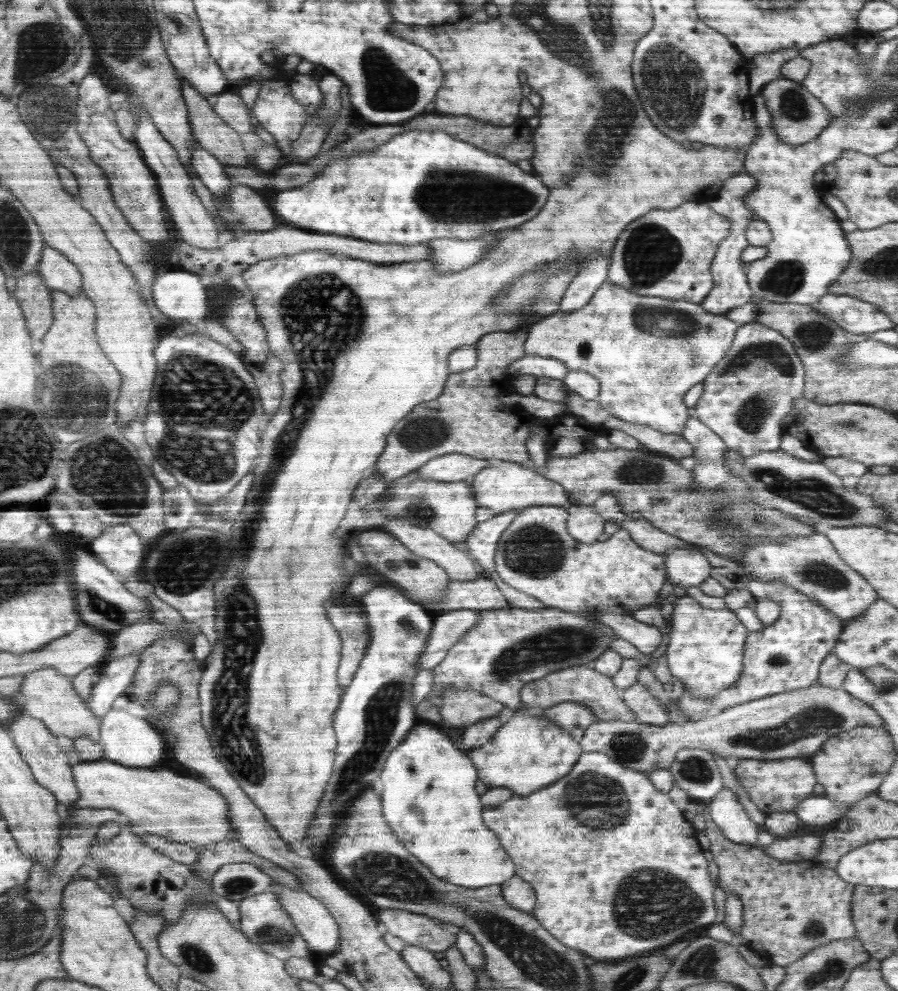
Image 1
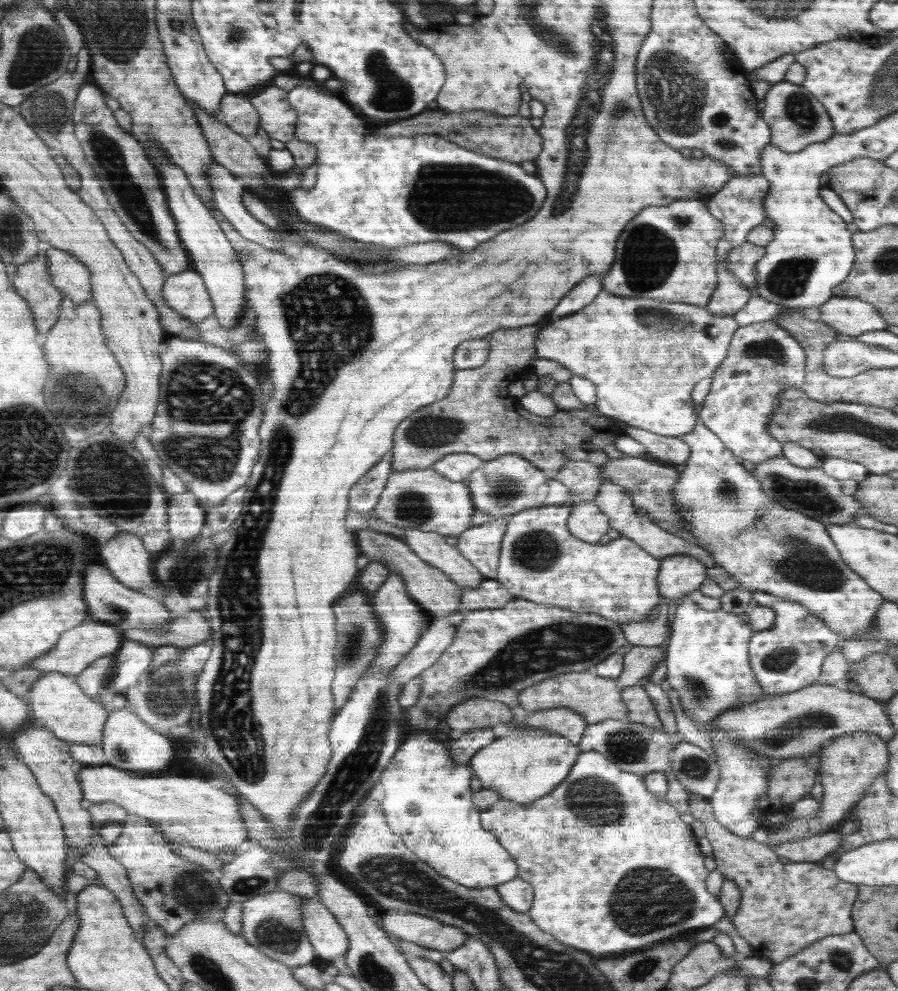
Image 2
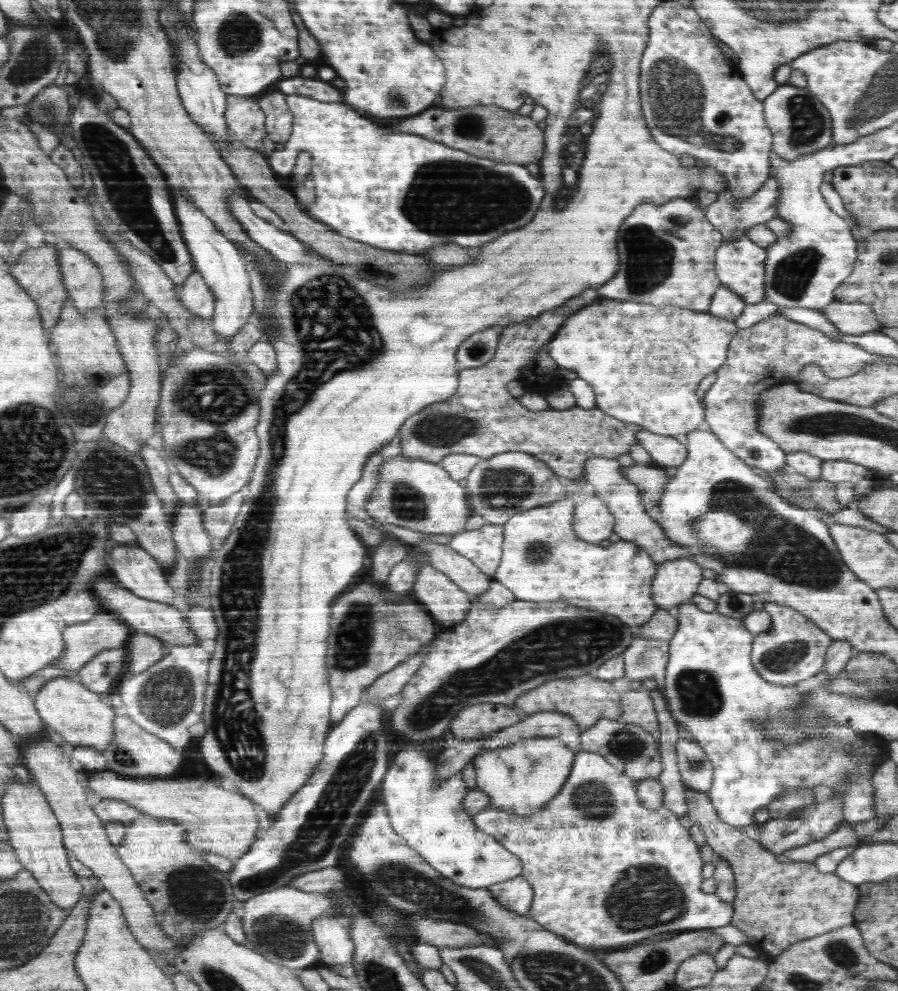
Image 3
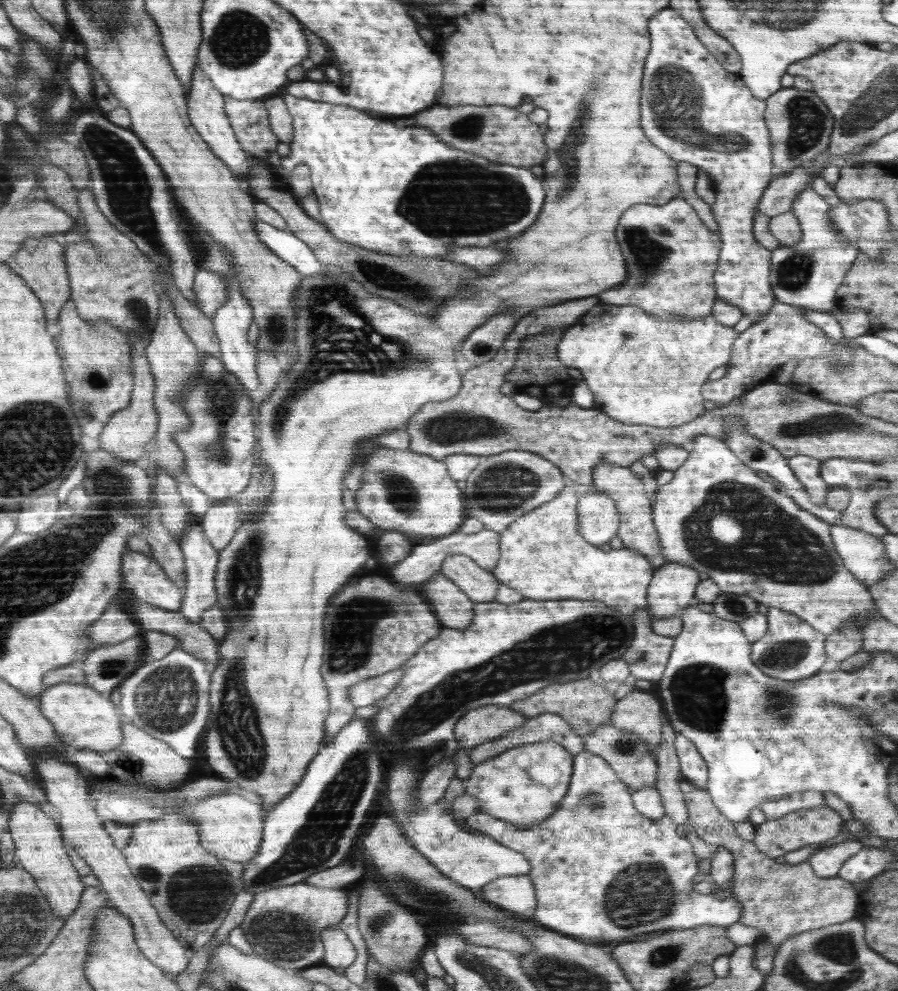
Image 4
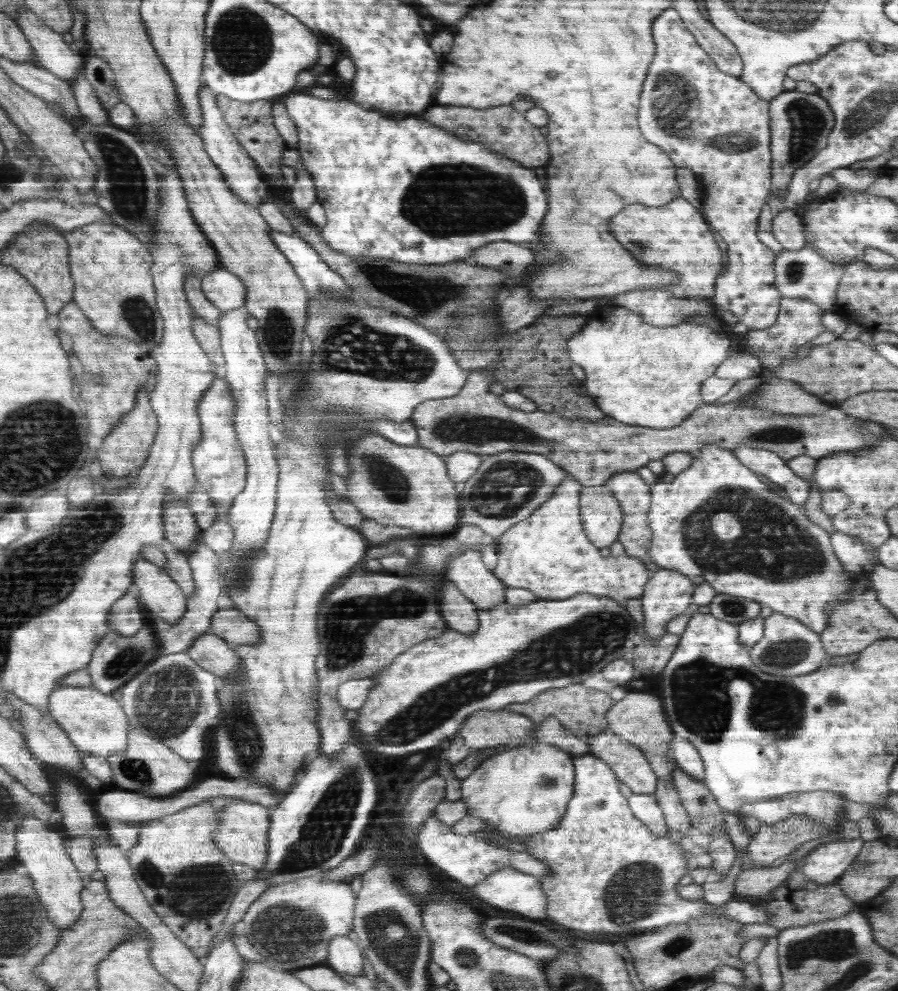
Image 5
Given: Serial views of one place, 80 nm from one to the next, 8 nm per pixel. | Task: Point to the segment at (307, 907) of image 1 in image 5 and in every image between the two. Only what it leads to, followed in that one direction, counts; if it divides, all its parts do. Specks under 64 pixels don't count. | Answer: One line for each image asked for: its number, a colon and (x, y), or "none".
2: (330, 942)
3: (330, 933)
4: (340, 953)
5: (345, 957)

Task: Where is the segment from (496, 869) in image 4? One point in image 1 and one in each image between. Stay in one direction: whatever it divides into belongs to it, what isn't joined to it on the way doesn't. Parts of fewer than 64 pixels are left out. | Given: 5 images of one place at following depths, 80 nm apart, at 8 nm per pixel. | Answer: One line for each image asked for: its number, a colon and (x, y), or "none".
1: (429, 801)
2: (428, 802)
3: (431, 817)

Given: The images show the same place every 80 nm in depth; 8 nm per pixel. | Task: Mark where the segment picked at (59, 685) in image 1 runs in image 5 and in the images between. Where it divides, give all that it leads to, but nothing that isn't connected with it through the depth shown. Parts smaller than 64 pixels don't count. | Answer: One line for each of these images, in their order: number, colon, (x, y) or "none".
2: (57, 701)
3: (75, 712)
4: (83, 718)
5: (96, 723)

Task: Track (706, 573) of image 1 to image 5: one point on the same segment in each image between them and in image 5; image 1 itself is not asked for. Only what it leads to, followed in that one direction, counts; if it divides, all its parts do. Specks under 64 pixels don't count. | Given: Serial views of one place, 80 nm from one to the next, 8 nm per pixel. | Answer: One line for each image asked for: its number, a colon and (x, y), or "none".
2: (679, 575)
3: (676, 581)
4: (673, 588)
5: (668, 594)

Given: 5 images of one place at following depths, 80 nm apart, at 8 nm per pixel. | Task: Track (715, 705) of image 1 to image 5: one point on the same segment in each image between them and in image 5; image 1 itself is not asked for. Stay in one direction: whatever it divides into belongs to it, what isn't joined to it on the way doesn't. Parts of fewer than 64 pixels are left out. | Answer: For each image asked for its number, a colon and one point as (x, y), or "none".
2: (788, 656)
3: (793, 649)
4: (791, 649)
5: (788, 648)

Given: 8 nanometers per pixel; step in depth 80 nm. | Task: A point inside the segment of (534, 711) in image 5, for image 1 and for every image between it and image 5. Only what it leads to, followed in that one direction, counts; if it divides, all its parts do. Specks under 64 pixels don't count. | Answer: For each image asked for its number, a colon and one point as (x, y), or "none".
1: (584, 685)
2: (596, 698)
3: (587, 700)
4: (586, 705)

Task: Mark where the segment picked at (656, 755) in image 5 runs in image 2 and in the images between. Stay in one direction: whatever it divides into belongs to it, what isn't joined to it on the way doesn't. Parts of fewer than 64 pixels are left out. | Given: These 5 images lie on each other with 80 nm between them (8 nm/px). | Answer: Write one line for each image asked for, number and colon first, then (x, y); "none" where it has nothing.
2: (641, 709)
3: (638, 708)
4: (639, 712)

